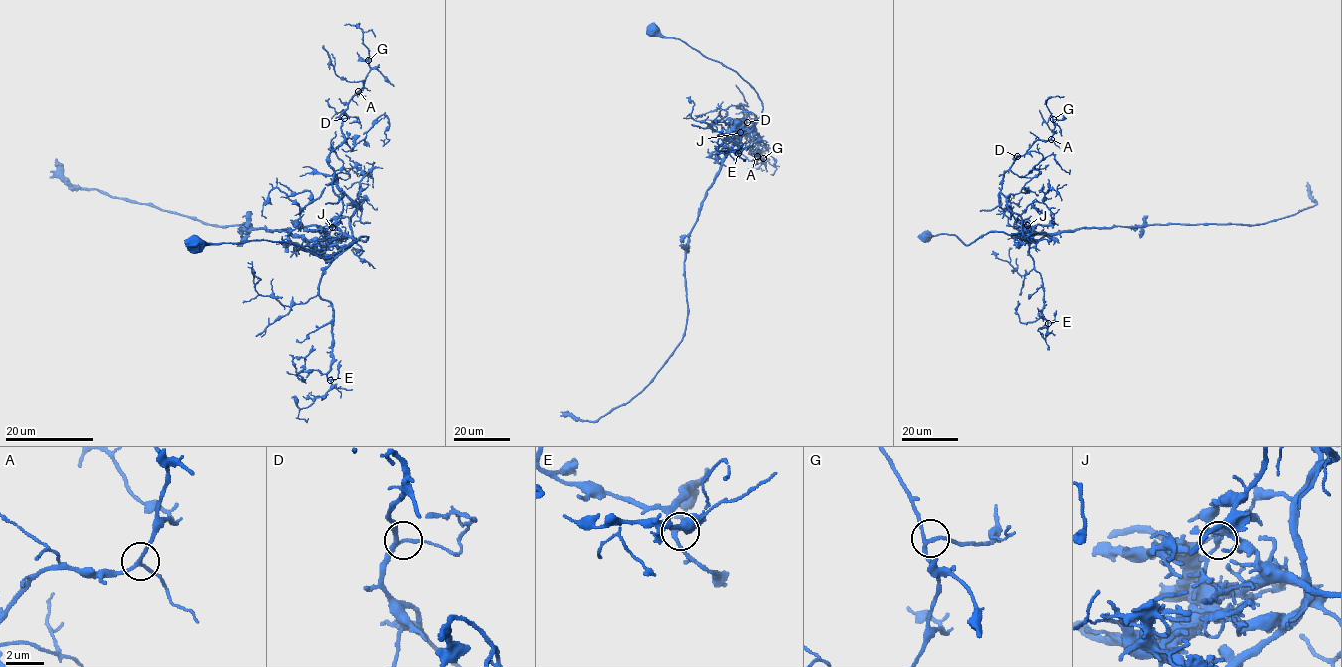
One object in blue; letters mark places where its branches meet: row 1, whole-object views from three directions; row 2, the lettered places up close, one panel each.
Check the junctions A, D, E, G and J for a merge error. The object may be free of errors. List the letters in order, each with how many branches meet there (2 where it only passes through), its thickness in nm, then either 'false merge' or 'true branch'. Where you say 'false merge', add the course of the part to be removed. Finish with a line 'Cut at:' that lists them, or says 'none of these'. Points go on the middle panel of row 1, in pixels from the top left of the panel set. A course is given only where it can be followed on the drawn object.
A: 3 | 170 nm | true branch
D: 3 | 200 nm | true branch
E: 3 | 220 nm | true branch
G: 3 | 180 nm | true branch
J: 3 | 140 nm | false merge | (740, 133), (753, 114), (753, 128), (731, 138), (740, 149), (719, 145), (721, 127), (714, 121), (729, 124)
Cut at: J

